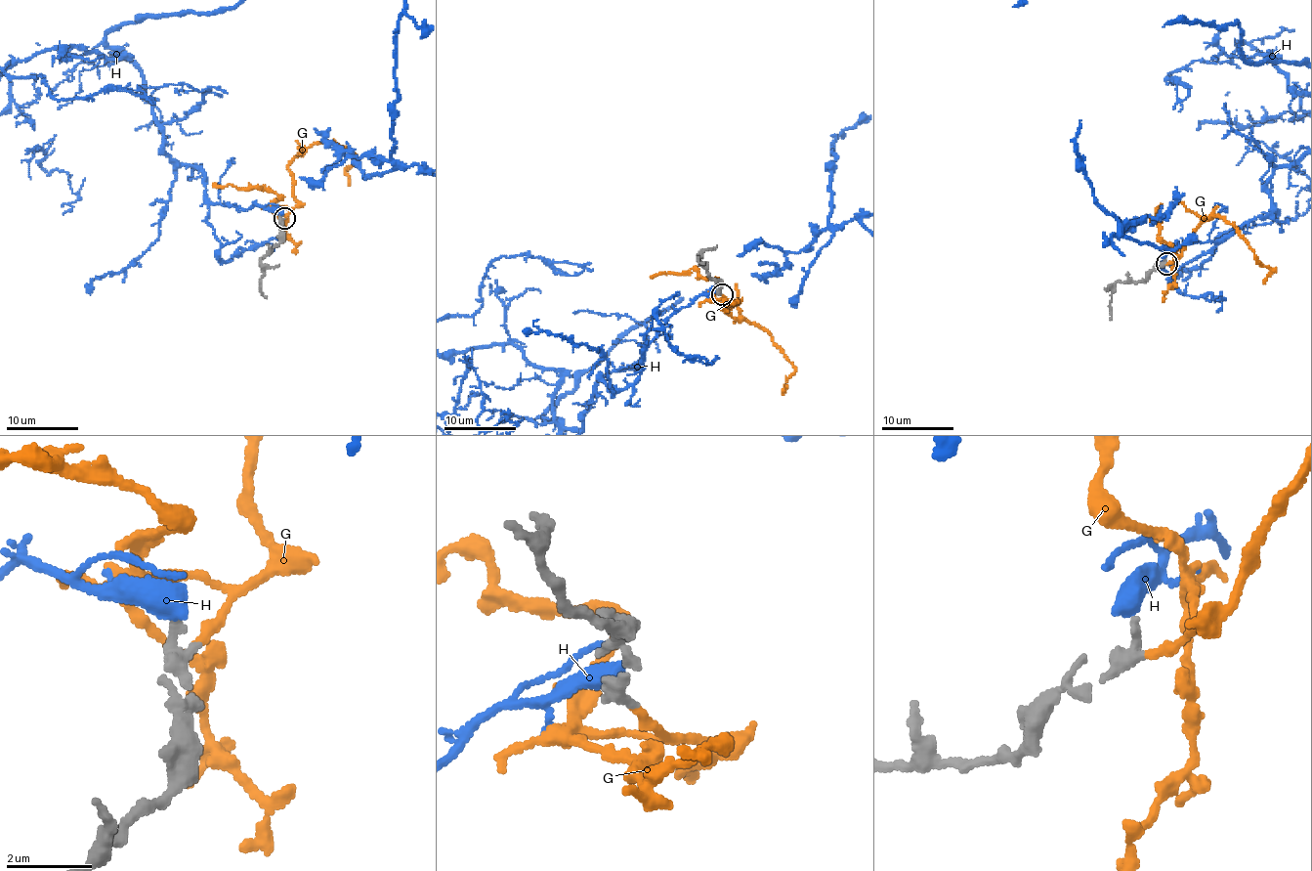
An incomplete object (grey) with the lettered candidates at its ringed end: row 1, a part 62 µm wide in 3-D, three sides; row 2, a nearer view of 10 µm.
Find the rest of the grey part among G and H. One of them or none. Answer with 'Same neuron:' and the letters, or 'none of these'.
Same neuron: G

